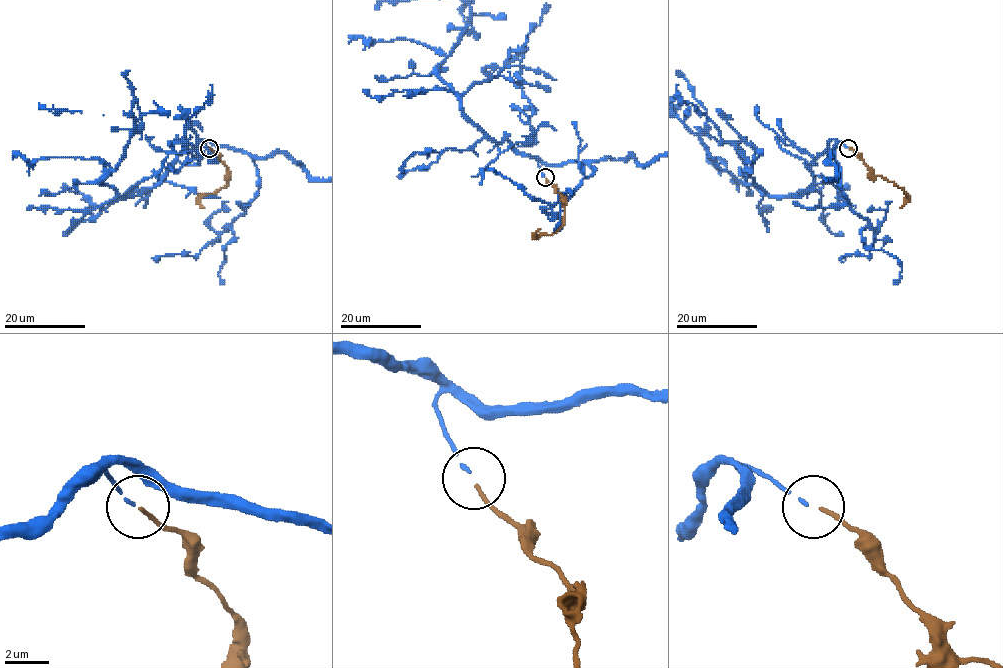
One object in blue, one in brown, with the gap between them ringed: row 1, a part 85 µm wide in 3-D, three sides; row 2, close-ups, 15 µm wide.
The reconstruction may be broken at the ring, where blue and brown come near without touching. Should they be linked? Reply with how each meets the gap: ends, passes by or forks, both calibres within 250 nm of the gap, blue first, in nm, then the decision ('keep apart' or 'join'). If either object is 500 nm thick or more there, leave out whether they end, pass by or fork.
blue ends; brown ends; calibres 130 and 170 nm; join

